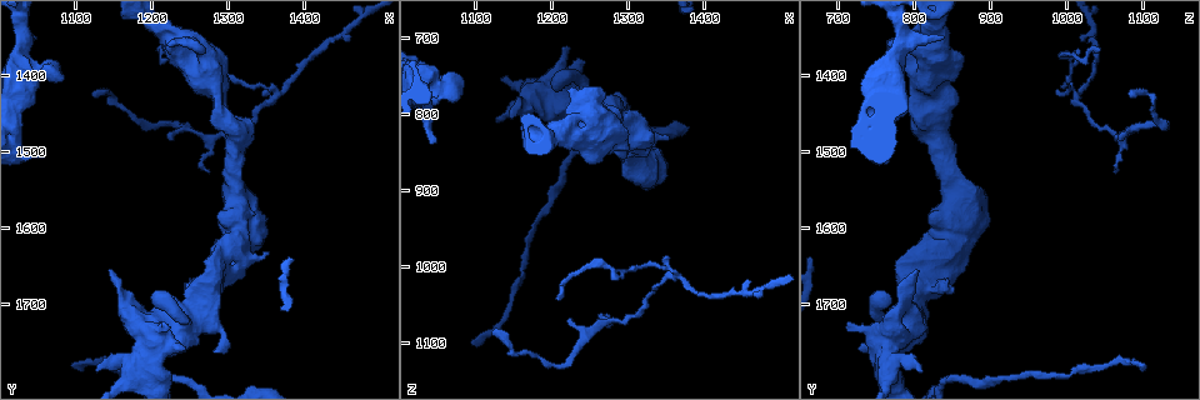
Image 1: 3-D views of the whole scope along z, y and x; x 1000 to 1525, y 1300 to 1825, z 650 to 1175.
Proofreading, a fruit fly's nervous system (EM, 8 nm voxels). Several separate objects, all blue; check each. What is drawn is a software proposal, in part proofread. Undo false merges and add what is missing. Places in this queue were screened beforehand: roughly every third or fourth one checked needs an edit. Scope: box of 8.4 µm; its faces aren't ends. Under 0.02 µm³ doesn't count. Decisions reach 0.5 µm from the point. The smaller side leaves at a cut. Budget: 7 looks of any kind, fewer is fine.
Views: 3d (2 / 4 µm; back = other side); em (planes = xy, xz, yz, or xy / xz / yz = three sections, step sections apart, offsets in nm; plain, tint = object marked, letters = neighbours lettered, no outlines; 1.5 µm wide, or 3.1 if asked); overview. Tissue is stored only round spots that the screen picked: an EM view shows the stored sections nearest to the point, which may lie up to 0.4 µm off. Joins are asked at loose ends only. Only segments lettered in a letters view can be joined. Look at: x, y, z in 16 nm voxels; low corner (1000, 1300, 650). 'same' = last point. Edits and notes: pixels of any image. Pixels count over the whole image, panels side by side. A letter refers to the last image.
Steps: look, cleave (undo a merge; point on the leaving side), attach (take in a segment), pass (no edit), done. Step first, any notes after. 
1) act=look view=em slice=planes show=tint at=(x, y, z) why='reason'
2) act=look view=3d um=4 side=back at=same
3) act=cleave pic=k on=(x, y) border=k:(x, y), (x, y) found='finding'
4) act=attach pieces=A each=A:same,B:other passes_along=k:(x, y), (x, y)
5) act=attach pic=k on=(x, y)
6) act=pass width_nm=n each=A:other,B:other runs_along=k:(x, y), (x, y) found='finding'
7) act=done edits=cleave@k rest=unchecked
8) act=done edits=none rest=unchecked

act=look view=3d um=2 at=(1245, 1755, 735) why='free end'

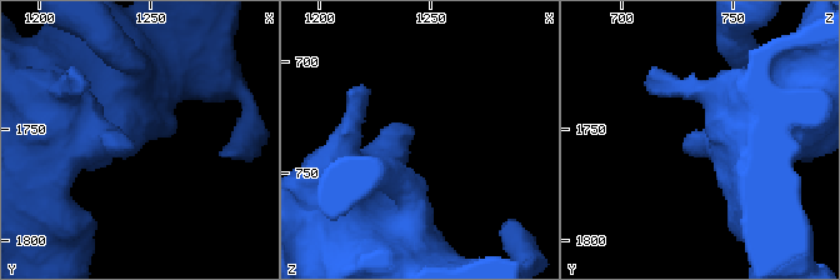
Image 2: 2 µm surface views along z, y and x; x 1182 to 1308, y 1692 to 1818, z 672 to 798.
act=look view=em slice=planes show=letters at=(1241, 1758, 729)

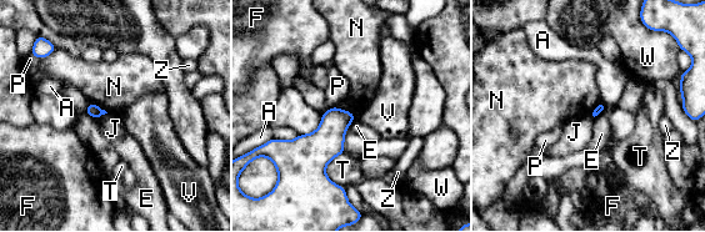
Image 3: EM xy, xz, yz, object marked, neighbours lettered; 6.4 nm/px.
act=pass each=A:other,E:other,F:other,J:other,N:other,P:other,T:other,V:other,W:other,Z:other found='no lettered segment goes on from it'

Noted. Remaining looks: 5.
act=look view=em slice=planes show=letters at=(1095, 1785, 1100) why='long arm stops here'

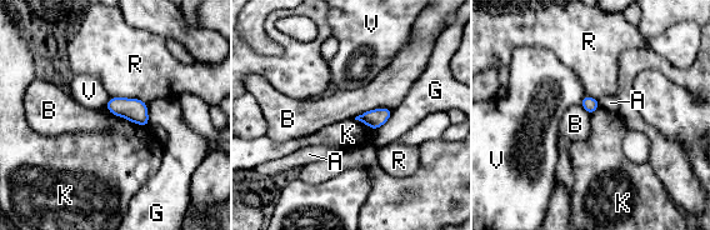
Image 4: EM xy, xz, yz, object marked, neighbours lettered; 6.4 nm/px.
act=pass each=A:other,B:other,G:other,K:other,R:other,V:other border=4:(391, 109), (374, 108), (354, 118) found='no lettered segment goes on from it'

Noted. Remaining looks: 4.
act=look view=em slice=planes show=letters at=(1275, 1525, 1060) why='an open end'

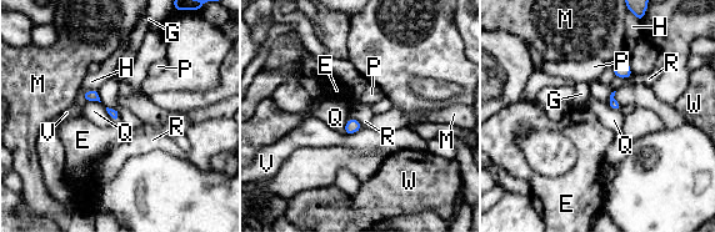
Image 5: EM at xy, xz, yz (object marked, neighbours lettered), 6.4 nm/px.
act=pass each=E:other,G:other,H:other,M:other,P:other,Q:other,R:other,V:other,W:other found='no lettered segment goes on from it'

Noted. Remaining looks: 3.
act=done edits=none rest=unchecked

